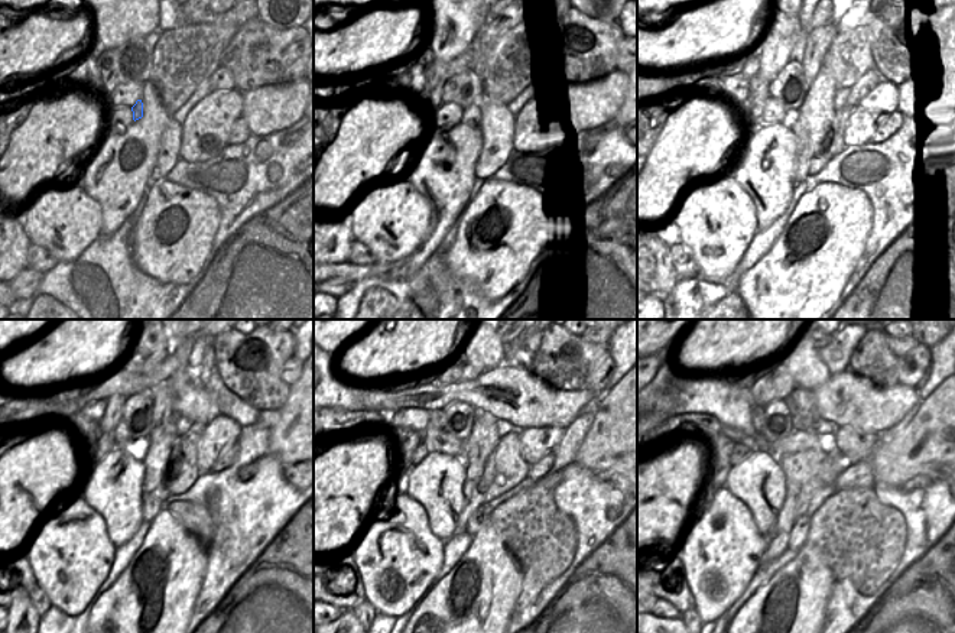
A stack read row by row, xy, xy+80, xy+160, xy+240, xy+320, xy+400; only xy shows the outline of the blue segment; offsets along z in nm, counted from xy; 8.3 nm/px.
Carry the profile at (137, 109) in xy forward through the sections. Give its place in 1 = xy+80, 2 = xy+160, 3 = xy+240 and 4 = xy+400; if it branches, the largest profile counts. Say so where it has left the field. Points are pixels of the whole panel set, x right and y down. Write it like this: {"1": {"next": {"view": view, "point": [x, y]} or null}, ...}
{"1": {"next": {"view": "xy+80", "point": [471, 117]}}, "2": {"next": {"view": "xy+160", "point": [801, 135]}}, "3": {"next": {"view": "xy+240", "point": [152, 506]}}, "4": {"next": {"view": "xy+400", "point": [798, 536]}}}

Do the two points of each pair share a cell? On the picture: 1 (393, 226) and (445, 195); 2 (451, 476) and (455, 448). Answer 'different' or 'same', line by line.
1: different
2: different

